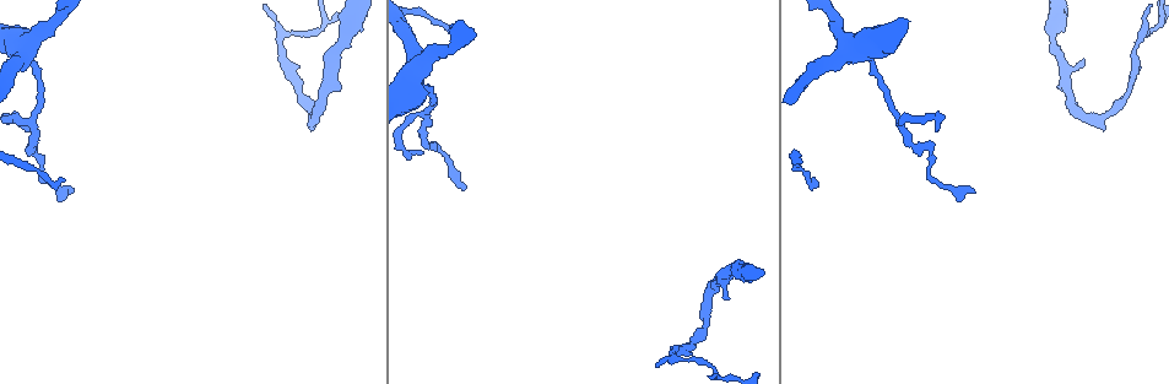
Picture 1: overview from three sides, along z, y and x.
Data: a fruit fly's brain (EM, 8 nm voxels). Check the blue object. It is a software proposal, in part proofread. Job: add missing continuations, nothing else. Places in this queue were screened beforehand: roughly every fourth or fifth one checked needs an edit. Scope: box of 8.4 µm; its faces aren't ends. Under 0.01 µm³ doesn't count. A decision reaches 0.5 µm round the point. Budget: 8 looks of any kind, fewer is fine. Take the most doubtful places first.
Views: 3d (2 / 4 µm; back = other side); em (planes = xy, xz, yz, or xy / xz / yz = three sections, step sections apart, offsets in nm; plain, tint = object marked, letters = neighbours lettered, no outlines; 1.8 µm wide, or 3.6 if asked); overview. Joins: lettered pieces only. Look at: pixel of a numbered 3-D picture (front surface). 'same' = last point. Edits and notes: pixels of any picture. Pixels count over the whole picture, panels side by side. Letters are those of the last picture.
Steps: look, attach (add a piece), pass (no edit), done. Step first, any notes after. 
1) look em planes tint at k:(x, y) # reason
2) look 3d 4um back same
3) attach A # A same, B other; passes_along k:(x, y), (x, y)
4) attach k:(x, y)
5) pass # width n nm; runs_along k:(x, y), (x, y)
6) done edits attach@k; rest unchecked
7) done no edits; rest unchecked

look em planes letters at 1:(936, 129) # tapers out

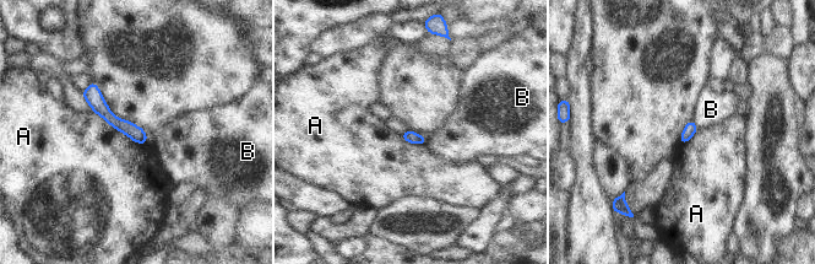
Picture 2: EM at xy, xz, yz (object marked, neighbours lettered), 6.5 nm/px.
pass # A other, B other; runs_along 2:(92, 86), (96, 102), (144, 140); none of them fits

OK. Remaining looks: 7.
look 3d 4um at 1:(851, 48) # four-way junction

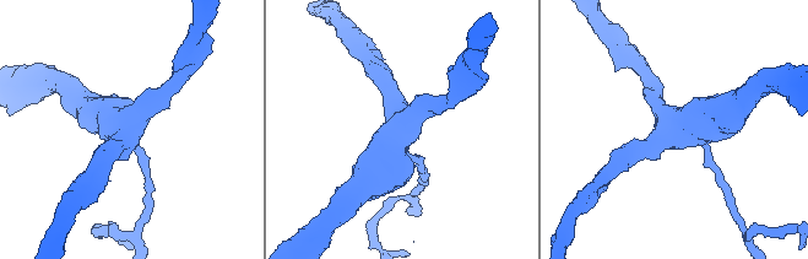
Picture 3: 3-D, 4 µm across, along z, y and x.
look em 3.6um yz step 4 tint at 3:(401, 130) # arms 4; need the tissue

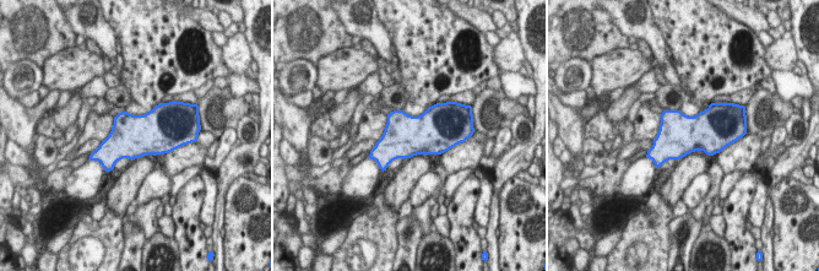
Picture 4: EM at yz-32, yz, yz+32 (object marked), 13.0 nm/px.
look em 3.6um planes letters same

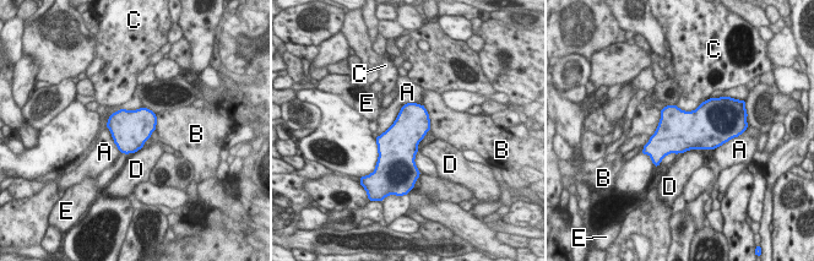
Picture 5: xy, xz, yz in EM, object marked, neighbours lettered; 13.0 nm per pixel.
pass # longest_contact A 700 nm; A other, B other, C other, D other, E other; border 5:(698, 148), (690, 148), (683, 153); none of them fits

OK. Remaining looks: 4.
look em xy step 4 tint at 1:(972, 192) # branch stops here

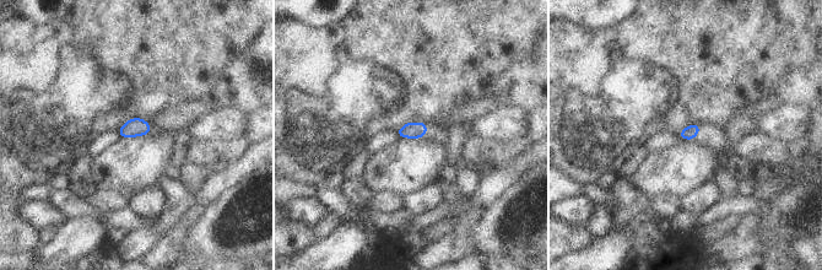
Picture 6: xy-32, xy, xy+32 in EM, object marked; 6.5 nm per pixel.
look em planes letters same

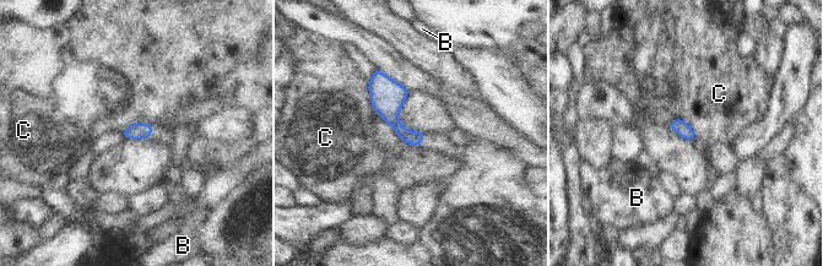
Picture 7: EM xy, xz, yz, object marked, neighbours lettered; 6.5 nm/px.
pass # B other, C other; no lettered piece goes on from it

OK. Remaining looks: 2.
done no edits; rest unchecked

